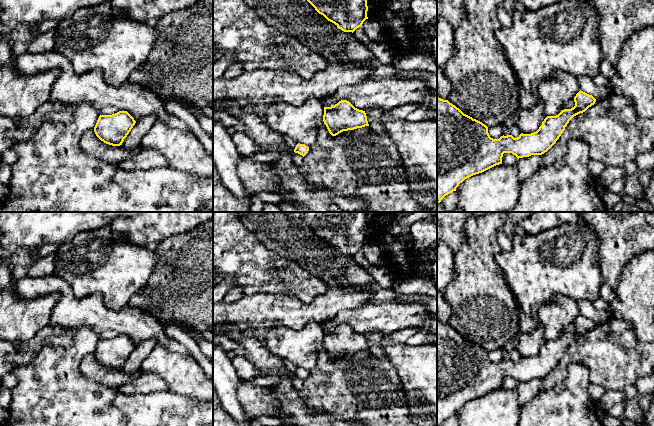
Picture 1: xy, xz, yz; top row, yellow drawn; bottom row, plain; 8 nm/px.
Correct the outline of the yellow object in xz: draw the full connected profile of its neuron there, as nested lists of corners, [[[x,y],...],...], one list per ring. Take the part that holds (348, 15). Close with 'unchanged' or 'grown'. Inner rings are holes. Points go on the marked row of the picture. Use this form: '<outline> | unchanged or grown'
[[[307,0],[315,10],[344,32],[354,32],[367,17],[367,0]]] | unchanged

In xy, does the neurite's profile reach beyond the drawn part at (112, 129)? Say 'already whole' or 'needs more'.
already whole

